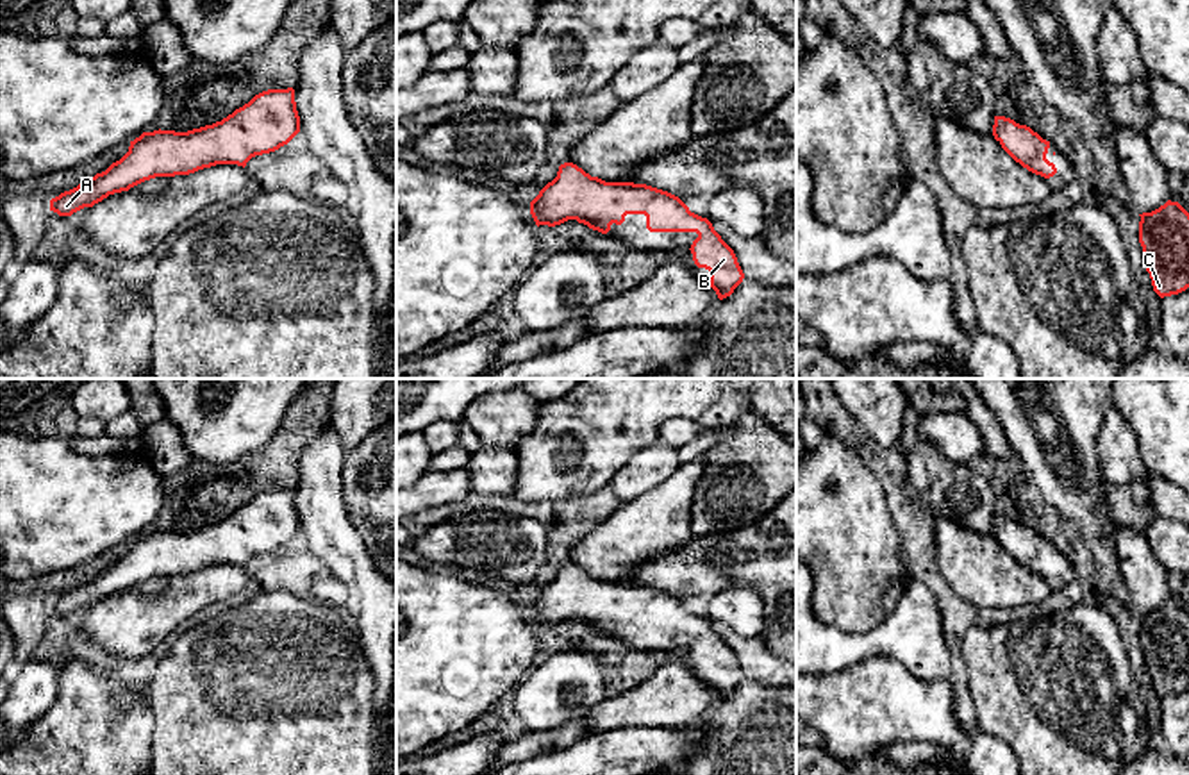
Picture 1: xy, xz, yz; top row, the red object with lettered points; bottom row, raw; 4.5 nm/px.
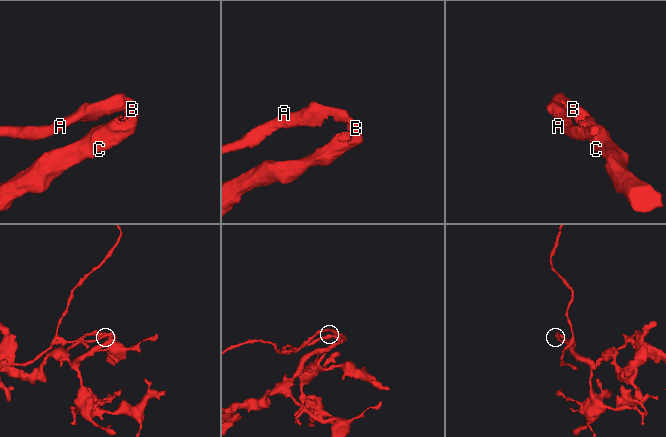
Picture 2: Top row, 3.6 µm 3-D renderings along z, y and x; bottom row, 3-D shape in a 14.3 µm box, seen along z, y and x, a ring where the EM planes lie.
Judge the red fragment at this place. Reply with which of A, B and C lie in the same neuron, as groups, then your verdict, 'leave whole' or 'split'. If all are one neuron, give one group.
A B C; leave whole

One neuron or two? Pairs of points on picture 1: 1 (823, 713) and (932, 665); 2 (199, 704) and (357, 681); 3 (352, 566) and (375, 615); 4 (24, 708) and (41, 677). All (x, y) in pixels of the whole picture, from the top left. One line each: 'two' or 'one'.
1: two
2: one
3: one
4: one

